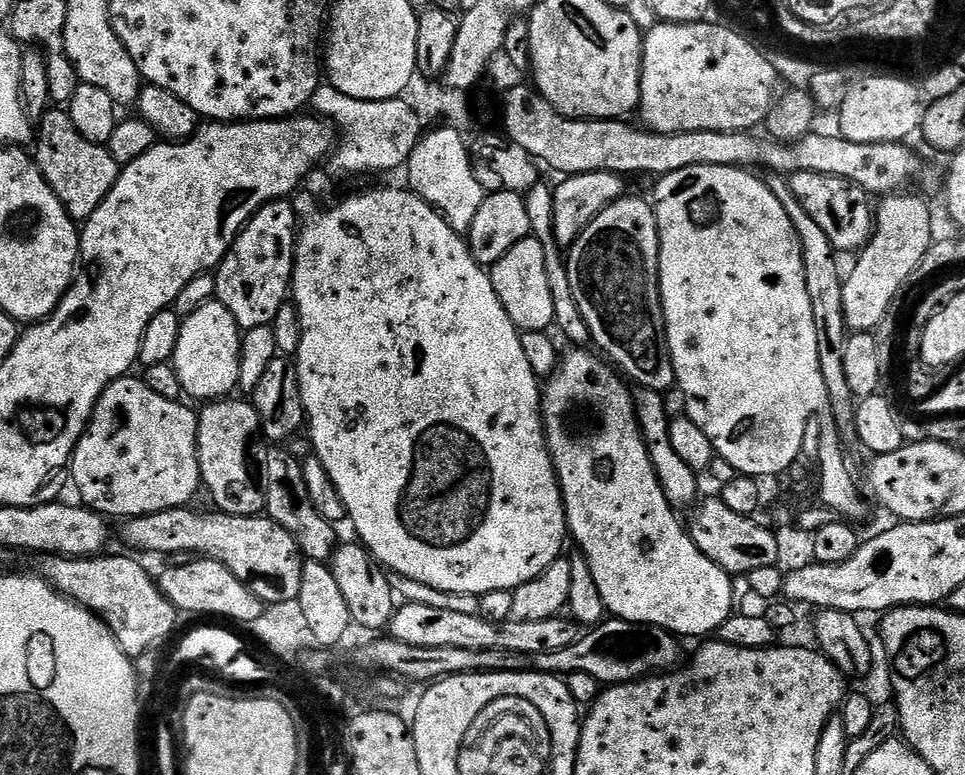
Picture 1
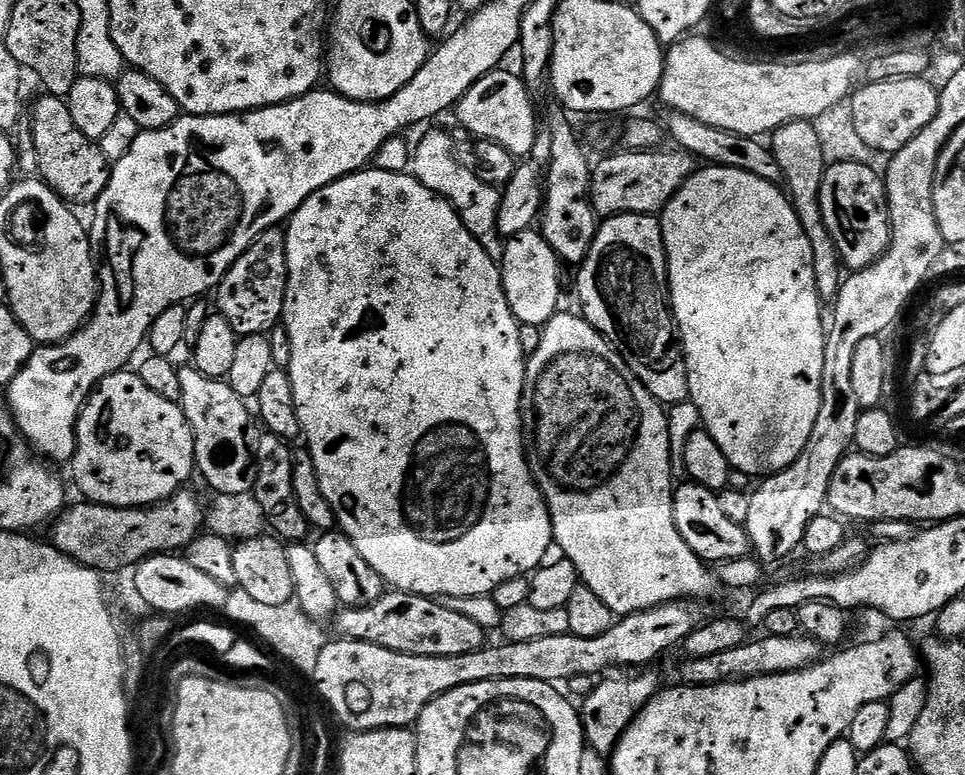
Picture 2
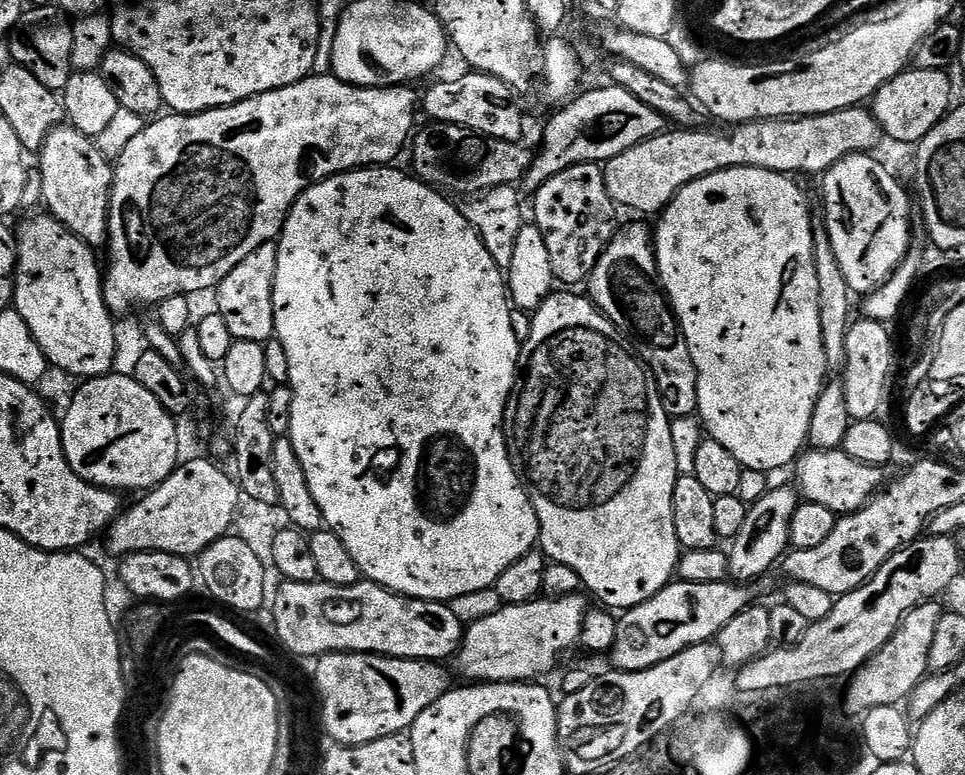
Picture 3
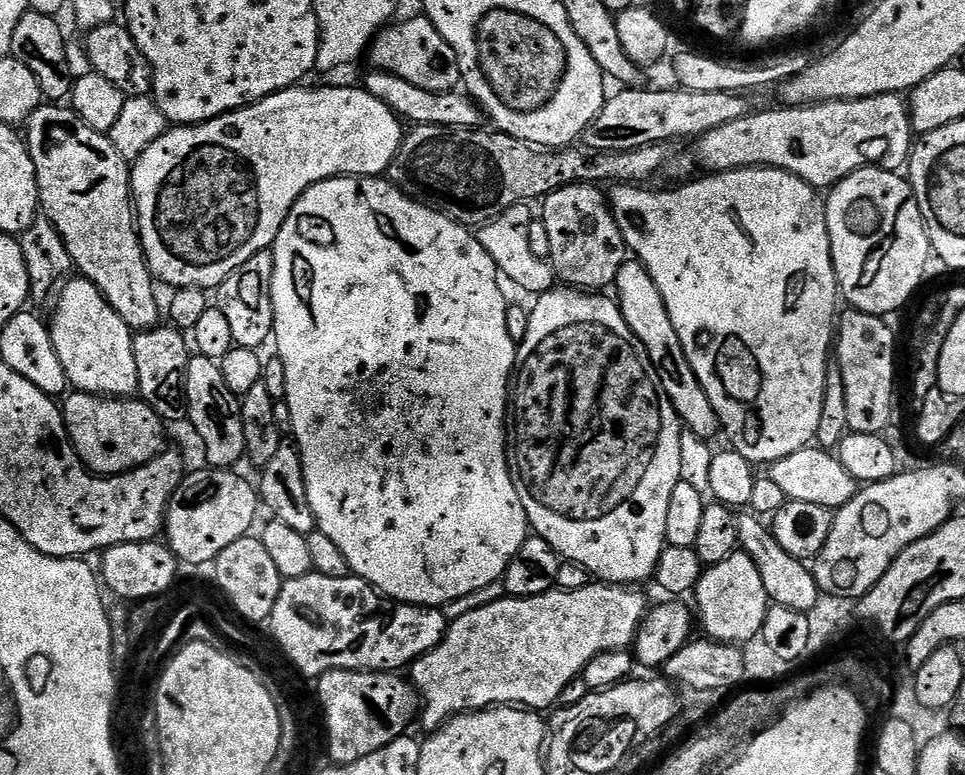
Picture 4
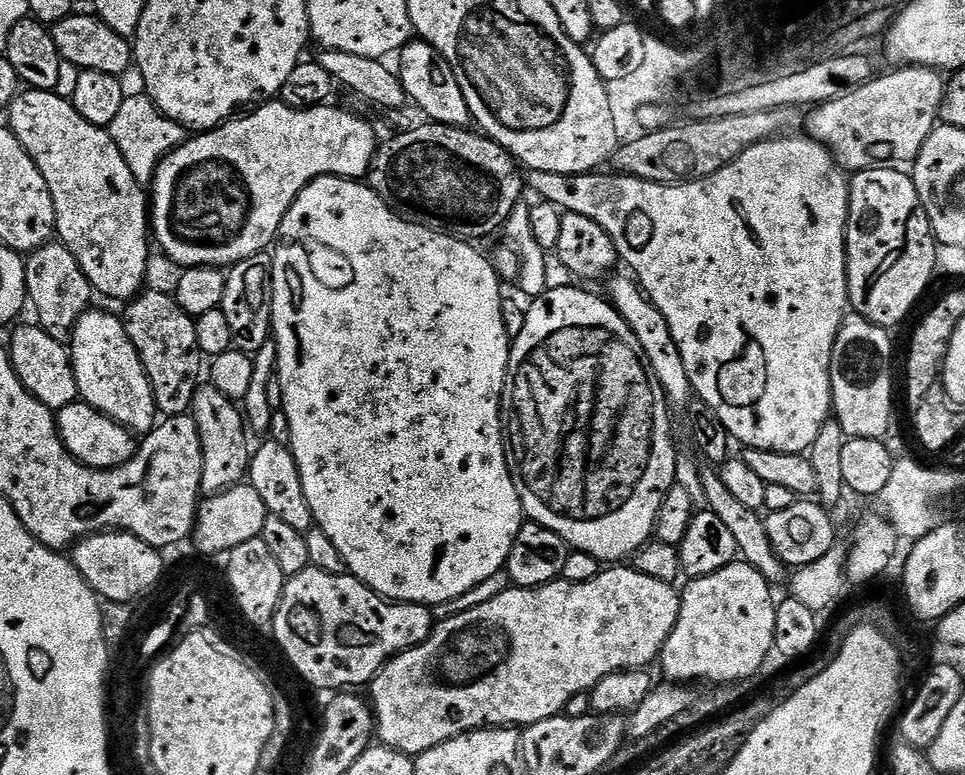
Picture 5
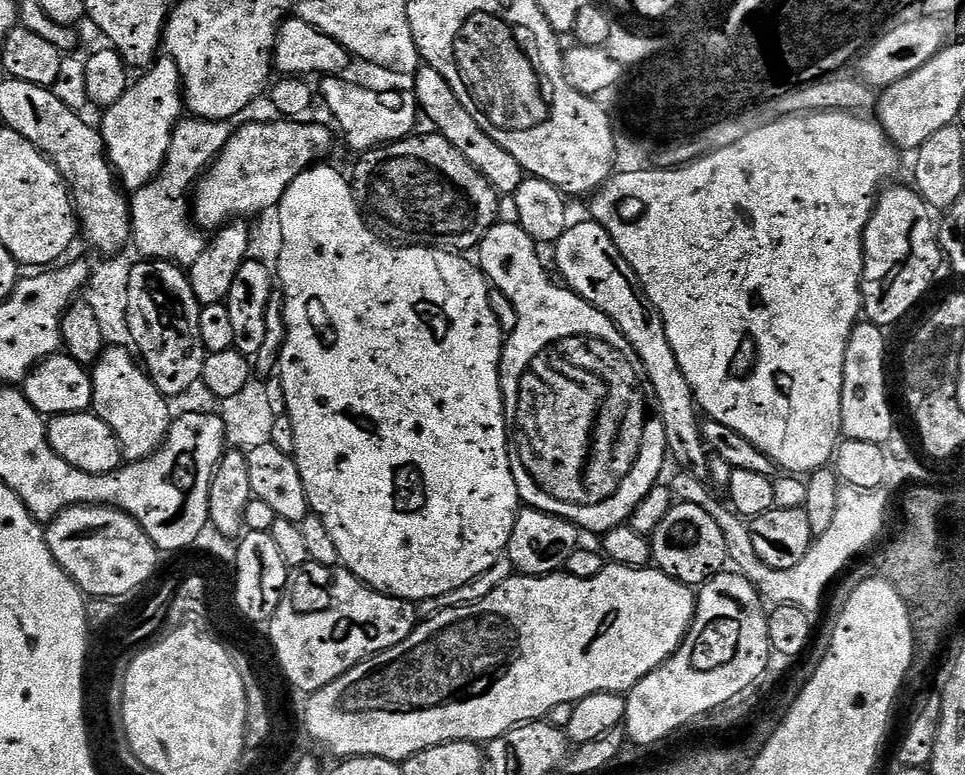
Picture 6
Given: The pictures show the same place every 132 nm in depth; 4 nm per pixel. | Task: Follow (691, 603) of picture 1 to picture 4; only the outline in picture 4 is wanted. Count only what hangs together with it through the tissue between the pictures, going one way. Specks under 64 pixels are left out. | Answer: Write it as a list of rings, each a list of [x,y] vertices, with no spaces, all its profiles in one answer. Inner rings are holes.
[[[556,286],[551,291],[544,292],[535,297],[536,305],[531,305],[528,313],[528,329],[526,330],[526,338],[518,345],[516,353],[516,367],[514,369],[514,383],[510,388],[510,424],[516,427],[516,452],[511,453],[510,464],[514,469],[512,474],[512,481],[518,490],[518,498],[522,498],[522,506],[528,515],[528,523],[531,531],[537,536],[546,538],[546,542],[550,542],[550,546],[554,546],[554,550],[567,563],[577,564],[588,571],[589,577],[595,578],[597,581],[605,584],[615,584],[617,586],[640,586],[643,580],[651,581],[656,574],[656,567],[658,566],[658,558],[663,554],[667,545],[666,538],[666,513],[670,510],[670,494],[674,494],[674,486],[678,486],[680,481],[681,469],[681,443],[679,442],[682,425],[680,417],[677,416],[674,406],[670,402],[670,398],[666,394],[666,390],[662,390],[662,382],[658,370],[654,366],[654,362],[644,352],[644,348],[638,342],[638,338],[630,330],[630,326],[626,326],[626,318],[622,318],[620,313],[620,305],[616,303],[615,299],[604,297],[604,294],[593,294],[588,290],[573,290],[567,286]]]

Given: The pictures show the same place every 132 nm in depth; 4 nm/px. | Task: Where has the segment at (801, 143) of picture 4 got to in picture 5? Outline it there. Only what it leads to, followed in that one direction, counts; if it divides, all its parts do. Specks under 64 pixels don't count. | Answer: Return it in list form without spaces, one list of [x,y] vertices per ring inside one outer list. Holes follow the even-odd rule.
[[[904,66],[892,71],[896,72],[888,72],[885,76],[877,75],[846,97],[826,101],[822,105],[813,107],[808,112],[812,112],[809,116],[807,113],[807,135],[823,144],[836,157],[836,163],[849,173],[864,172],[867,168],[900,168],[911,165],[922,150],[928,135],[937,127],[946,87],[945,77],[940,77],[943,75],[934,68]]]

